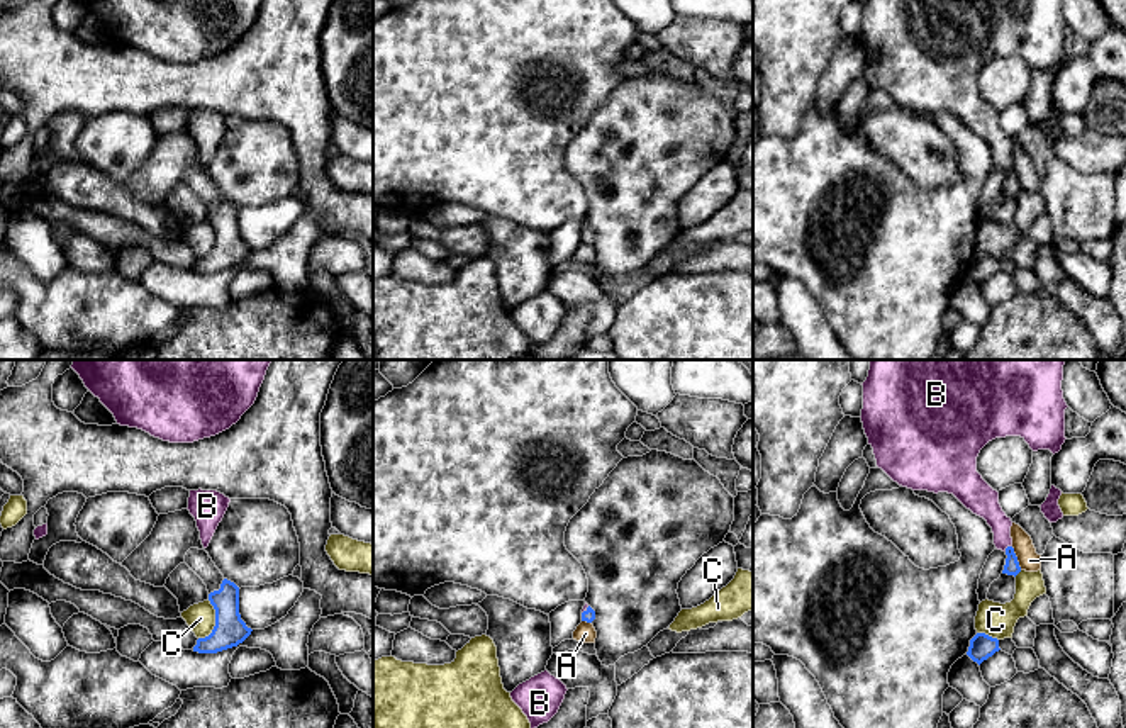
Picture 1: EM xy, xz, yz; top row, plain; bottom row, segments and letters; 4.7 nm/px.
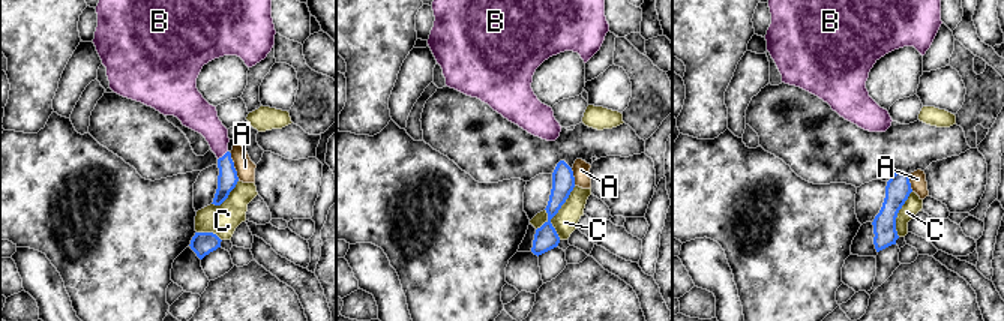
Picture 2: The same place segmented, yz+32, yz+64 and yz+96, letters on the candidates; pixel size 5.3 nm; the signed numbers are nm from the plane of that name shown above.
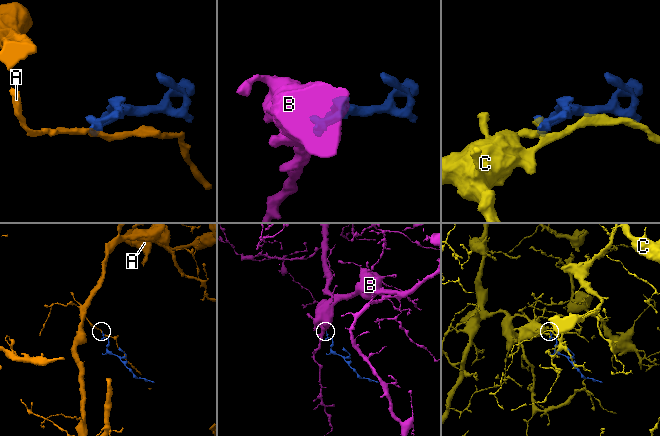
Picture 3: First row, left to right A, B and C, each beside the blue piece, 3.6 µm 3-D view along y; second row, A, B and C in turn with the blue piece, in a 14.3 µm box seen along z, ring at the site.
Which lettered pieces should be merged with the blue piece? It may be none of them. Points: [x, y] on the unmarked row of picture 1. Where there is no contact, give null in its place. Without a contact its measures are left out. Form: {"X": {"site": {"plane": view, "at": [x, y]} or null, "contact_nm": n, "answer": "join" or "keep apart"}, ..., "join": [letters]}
{"A": {"site": {"plane": "yz", "at": [1016, 179]}, "contact_nm": 120, "answer": "keep apart"}, "B": {"site": {"plane": "yz", "at": [1008, 167]}, "contact_nm": 50, "answer": "join"}, "C": {"site": {"plane": "xy", "at": [216, 241]}, "contact_nm": 200, "answer": "keep apart"}, "join": ["B"]}

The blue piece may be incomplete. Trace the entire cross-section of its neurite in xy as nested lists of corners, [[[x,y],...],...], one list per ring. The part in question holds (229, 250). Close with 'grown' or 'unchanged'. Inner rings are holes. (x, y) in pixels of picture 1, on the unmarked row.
[[[224,199],[220,209],[209,214],[209,221],[215,229],[215,246],[209,256],[197,260],[193,272],[217,273],[242,263],[253,249],[239,234],[239,207]]]; unchanged

